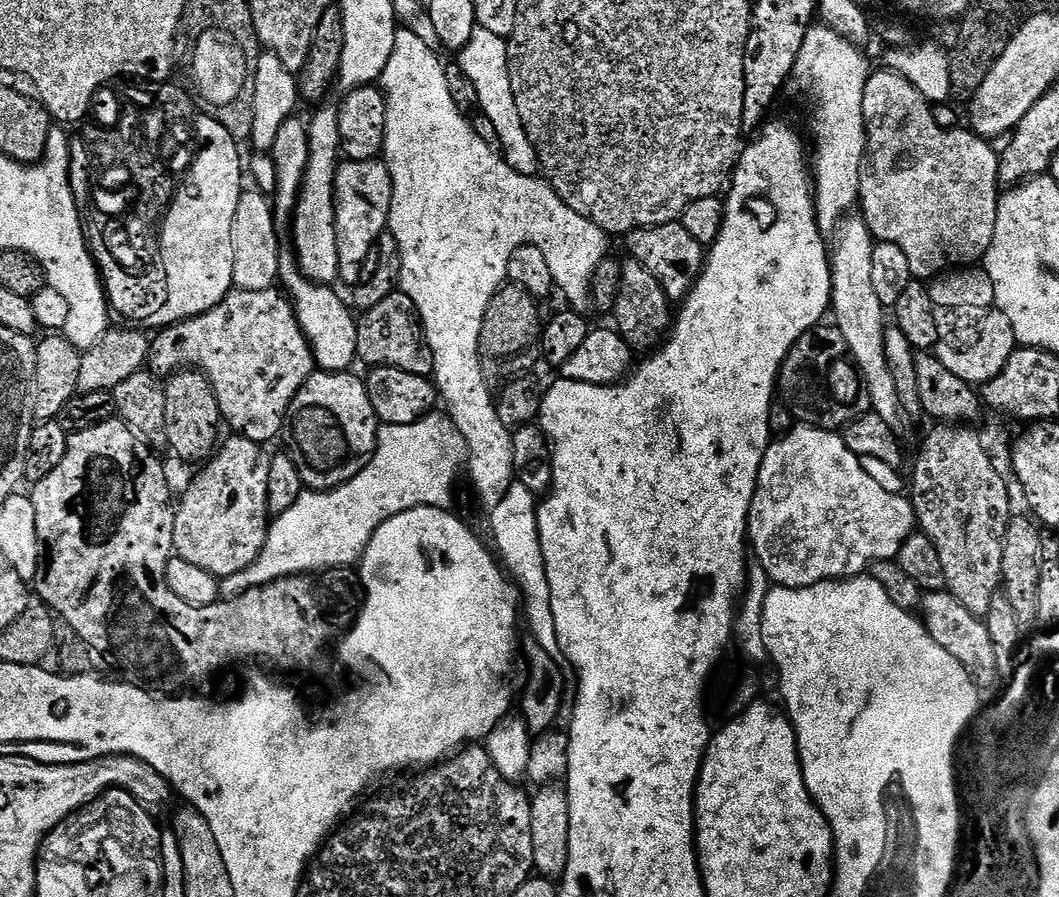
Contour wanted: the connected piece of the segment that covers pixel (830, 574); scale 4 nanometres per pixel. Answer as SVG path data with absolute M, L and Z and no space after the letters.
M796 426L793 427L792 431L783 433L779 438L773 439L769 443L764 455L764 461L760 467L756 493L748 511L747 543L750 545L751 551L752 548L756 551L755 563L763 566L769 581L773 585L781 588L805 588L806 586L821 584L827 580L843 580L850 576L867 573L870 566L878 560L895 560L902 550L902 546L907 542L908 537L913 535L917 528L916 512L912 508L911 499L907 495L891 492L882 486L878 486L878 482L874 482L874 478L870 478L870 474L866 474L866 470L862 470L860 457L848 449L843 435L839 431L827 432L824 428Z

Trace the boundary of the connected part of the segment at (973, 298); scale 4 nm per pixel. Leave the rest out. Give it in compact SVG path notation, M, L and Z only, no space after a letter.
M983 267L958 268L935 277L930 284L934 302L934 318L938 322L940 345L934 352L952 374L967 384L982 386L1002 372L1016 347L1006 314L996 304L994 282Z

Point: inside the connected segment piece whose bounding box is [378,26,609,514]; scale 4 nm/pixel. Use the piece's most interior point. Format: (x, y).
(458, 211)

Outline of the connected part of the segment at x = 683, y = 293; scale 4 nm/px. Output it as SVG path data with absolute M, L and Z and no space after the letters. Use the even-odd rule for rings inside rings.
M678 222L656 224L652 228L634 228L627 233L626 240L627 255L642 262L642 266L646 266L646 270L650 270L654 278L658 278L658 286L662 286L669 301L683 302L704 268L705 245L694 242L694 237Z

